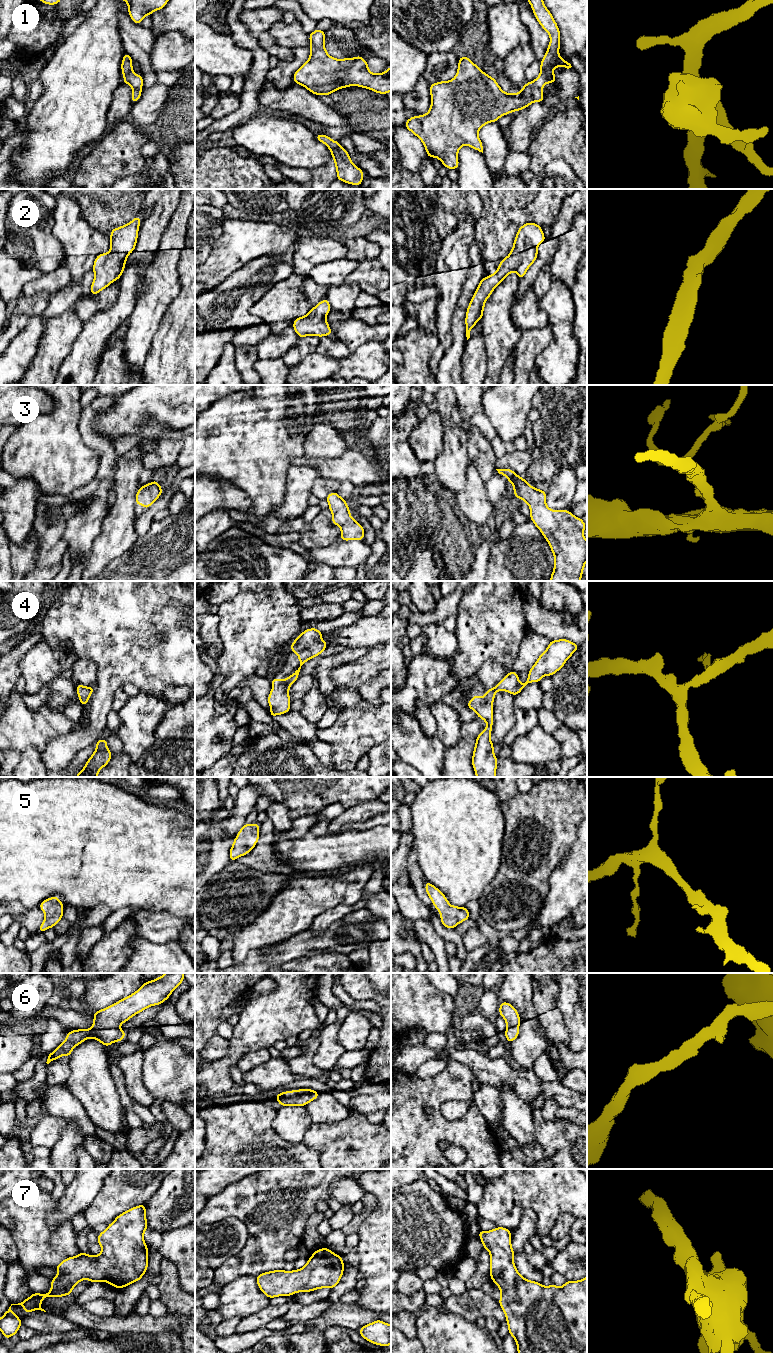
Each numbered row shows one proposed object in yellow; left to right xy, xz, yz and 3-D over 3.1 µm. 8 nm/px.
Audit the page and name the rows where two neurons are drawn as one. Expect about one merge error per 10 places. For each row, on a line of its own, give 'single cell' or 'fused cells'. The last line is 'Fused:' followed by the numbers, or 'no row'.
1: single cell
2: single cell
3: single cell
4: single cell
5: single cell
6: single cell
7: single cell
Fused: no row

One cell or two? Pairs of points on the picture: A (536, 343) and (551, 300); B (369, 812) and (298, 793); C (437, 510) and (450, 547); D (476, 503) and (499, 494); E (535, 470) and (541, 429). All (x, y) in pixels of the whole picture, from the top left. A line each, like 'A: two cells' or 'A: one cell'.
A: two cells
B: two cells
C: one cell
D: two cells
E: one cell

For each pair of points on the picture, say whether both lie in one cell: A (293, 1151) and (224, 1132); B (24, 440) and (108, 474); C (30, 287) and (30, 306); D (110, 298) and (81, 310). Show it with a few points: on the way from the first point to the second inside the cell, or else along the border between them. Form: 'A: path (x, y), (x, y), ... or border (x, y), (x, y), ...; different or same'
A: path (276, 1152), (258, 1152), (241, 1143); same
B: border (89, 447), (98, 456), (94, 477); different
C: border (50, 295), (36, 292), (22, 296); different
D: path (103, 300), (88, 306); same

